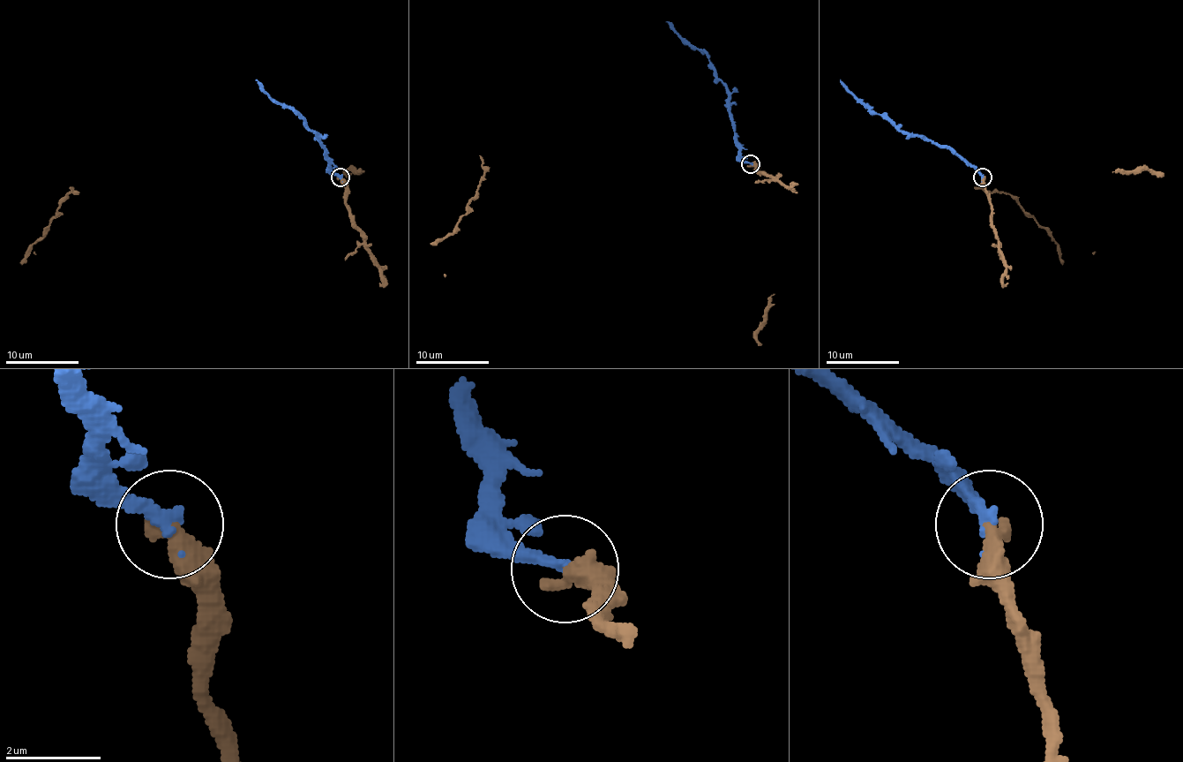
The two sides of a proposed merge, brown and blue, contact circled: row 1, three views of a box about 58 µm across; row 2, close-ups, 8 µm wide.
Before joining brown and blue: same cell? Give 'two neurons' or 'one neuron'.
one neuron

